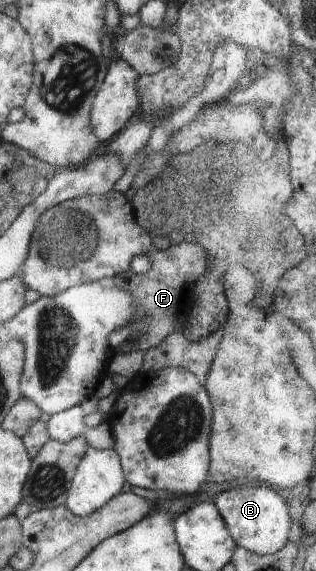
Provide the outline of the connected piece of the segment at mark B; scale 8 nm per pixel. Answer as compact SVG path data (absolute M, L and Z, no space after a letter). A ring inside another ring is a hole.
M269 485L239 486L221 491L216 496L214 504L218 506L237 547L259 555L274 554L286 547L290 540L291 519L287 515L285 501Z

